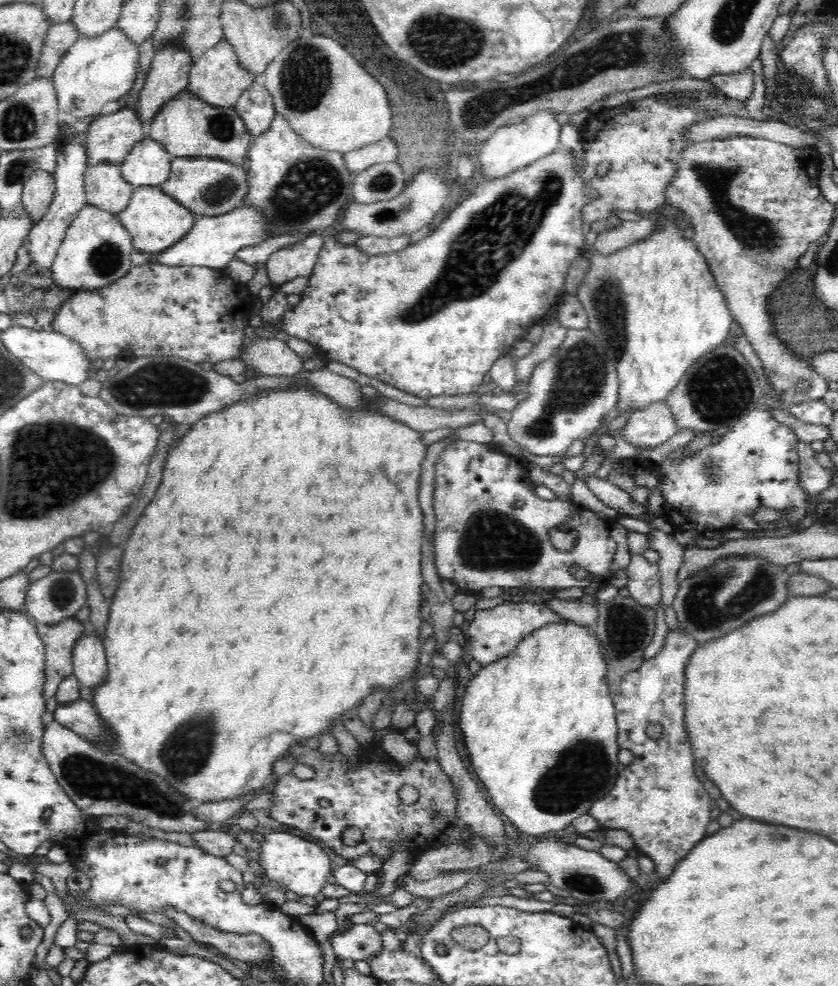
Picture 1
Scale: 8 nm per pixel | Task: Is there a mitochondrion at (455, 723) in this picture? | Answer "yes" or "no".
no

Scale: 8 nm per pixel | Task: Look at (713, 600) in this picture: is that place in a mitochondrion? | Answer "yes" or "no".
yes

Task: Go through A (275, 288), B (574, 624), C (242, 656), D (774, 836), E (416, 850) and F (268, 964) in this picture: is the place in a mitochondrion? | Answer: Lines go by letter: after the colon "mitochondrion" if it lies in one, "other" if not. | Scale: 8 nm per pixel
A: other
B: other
C: other
D: mitochondrion
E: other
F: other

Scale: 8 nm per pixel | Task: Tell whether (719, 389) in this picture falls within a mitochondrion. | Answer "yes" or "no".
yes

